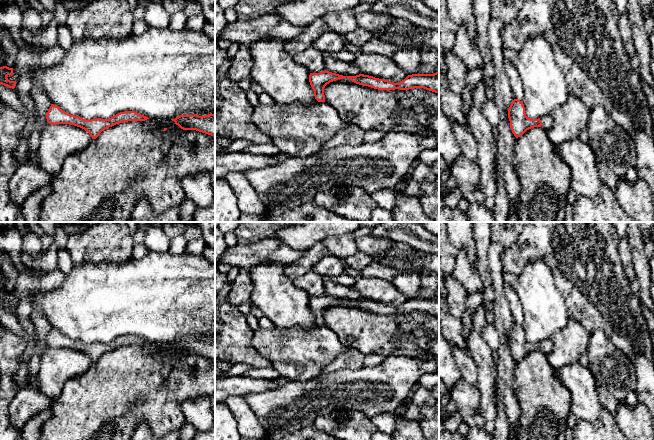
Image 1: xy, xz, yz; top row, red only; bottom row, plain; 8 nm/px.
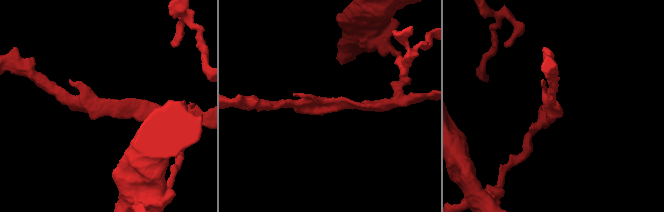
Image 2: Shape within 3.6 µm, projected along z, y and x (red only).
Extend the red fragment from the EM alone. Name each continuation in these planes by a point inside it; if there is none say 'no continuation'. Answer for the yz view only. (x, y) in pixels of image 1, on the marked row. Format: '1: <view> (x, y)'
1: yz (547, 120)

